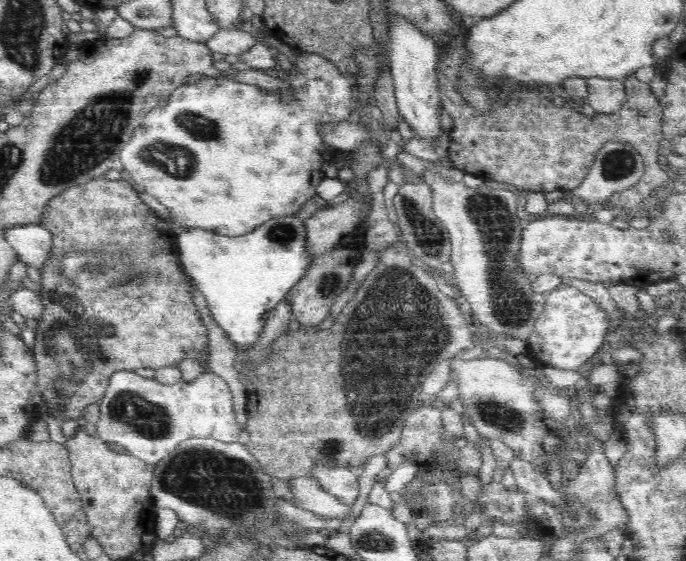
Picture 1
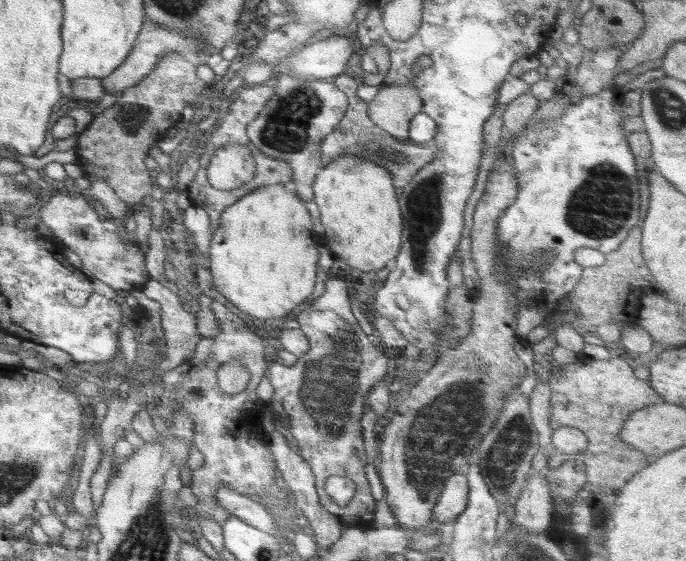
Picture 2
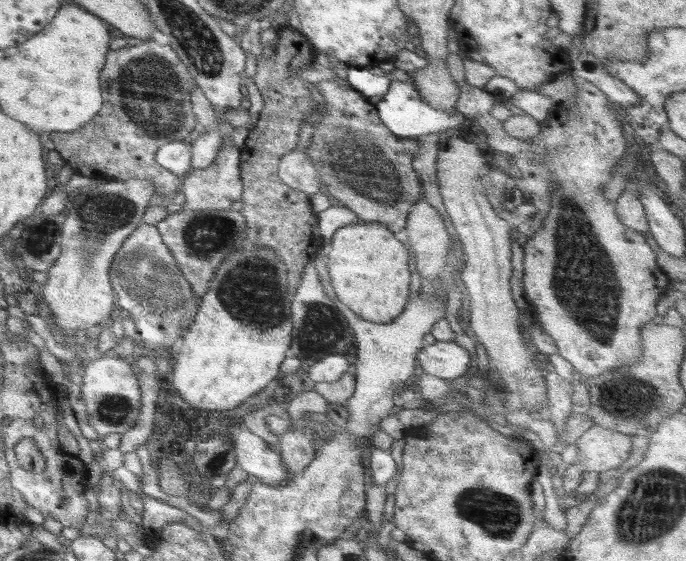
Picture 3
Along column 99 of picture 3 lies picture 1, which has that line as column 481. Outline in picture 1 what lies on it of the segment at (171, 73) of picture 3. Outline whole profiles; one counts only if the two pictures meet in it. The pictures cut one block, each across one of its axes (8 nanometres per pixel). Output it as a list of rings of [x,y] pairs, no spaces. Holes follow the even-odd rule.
[[[461,47],[456,50],[447,52],[446,56],[440,58],[437,64],[437,72],[440,78],[442,90],[441,104],[444,110],[454,120],[454,127],[449,134],[450,148],[449,158],[452,161],[453,168],[460,170],[462,173],[476,175],[483,180],[492,180],[492,182],[505,182],[515,186],[518,190],[548,193],[551,191],[572,191],[578,188],[579,184],[585,179],[589,172],[590,166],[594,163],[595,155],[604,147],[604,144],[611,141],[630,144],[641,156],[645,165],[645,172],[637,184],[631,188],[616,192],[609,197],[605,206],[622,207],[628,209],[627,218],[637,216],[647,217],[648,209],[643,208],[643,200],[651,195],[652,190],[657,187],[666,186],[668,182],[668,174],[662,170],[659,164],[659,151],[661,149],[661,141],[664,139],[662,133],[663,108],[657,98],[650,90],[650,85],[636,79],[634,73],[628,74],[622,83],[625,85],[625,103],[618,112],[613,114],[596,114],[590,118],[582,113],[580,108],[556,108],[552,101],[540,93],[537,88],[527,88],[524,86],[522,94],[502,94],[502,92],[494,92],[494,82],[488,80],[490,84],[486,87],[488,93],[492,95],[492,108],[488,110],[478,110],[470,106],[469,102],[461,96],[457,90],[457,82],[459,81],[458,73],[460,66],[463,66],[462,58],[468,58],[469,52],[467,48]]]

